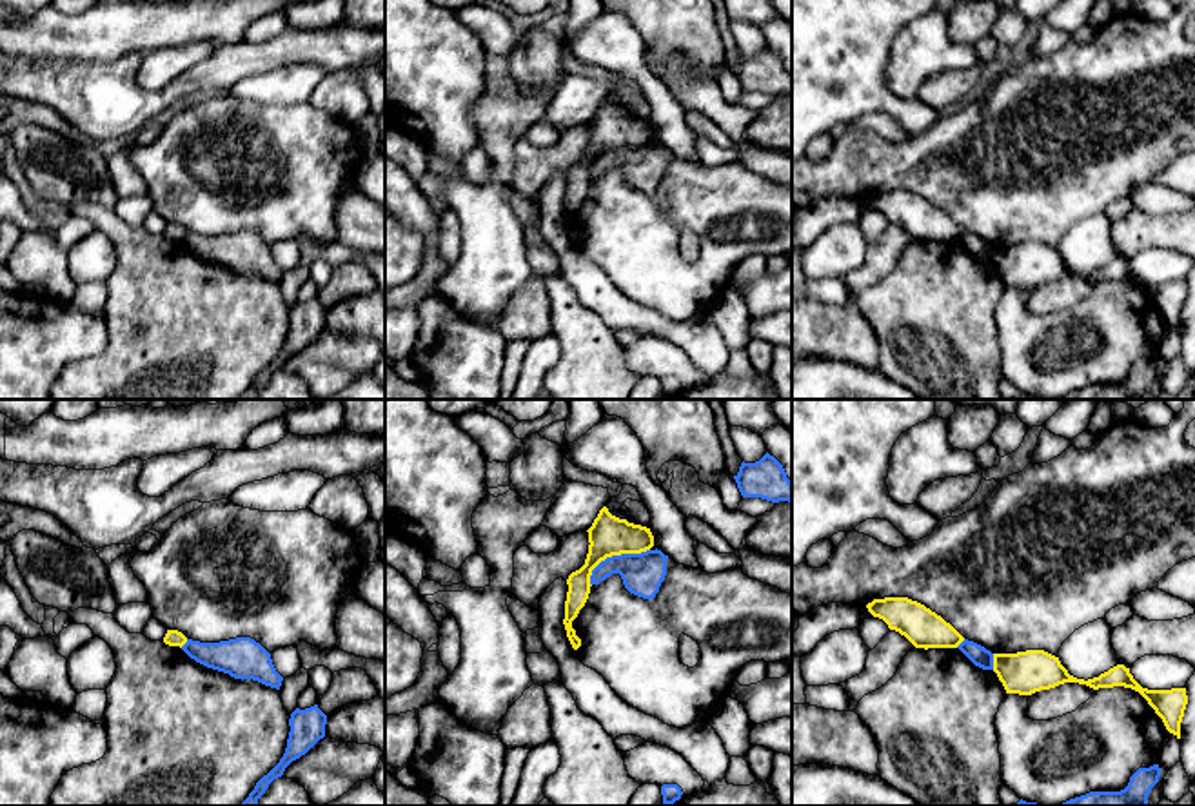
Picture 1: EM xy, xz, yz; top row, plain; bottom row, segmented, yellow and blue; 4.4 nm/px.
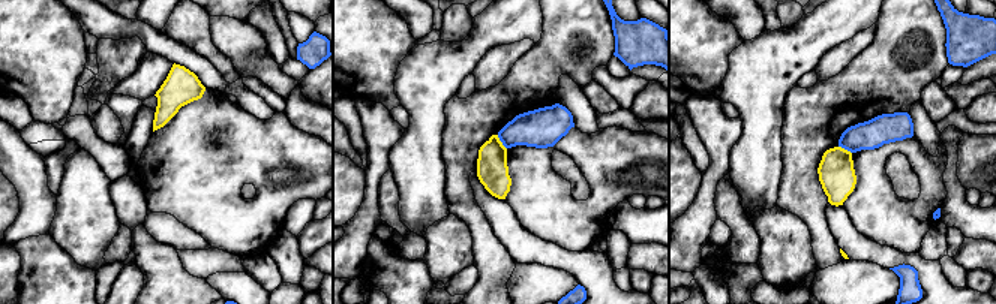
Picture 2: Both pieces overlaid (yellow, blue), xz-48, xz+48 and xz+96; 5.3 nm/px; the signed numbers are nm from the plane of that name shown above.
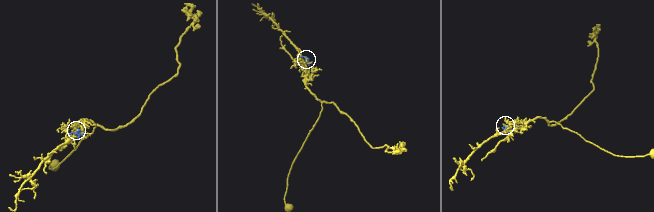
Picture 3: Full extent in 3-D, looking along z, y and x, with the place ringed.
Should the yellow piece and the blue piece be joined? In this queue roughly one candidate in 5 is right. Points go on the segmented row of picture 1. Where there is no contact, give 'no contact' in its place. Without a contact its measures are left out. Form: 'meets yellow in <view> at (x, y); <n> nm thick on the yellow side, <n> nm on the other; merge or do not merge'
meets yellow in xz at (614, 554); 180 nm thick on the yellow side, 180 nm on the other; do not merge

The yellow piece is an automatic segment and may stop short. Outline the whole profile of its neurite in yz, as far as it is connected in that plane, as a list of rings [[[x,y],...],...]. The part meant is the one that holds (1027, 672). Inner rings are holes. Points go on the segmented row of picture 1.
[[[1026,650],[1017,654],[993,654],[993,672],[1002,683],[1006,693],[1019,695],[1032,695],[1064,683],[1079,683],[1093,690],[1113,686],[1131,688],[1148,701],[1148,704],[1162,719],[1166,730],[1180,739],[1180,722],[1188,704],[1186,688],[1142,688],[1124,664],[1117,664],[1099,677],[1084,681],[1070,675],[1059,657],[1044,650]]]

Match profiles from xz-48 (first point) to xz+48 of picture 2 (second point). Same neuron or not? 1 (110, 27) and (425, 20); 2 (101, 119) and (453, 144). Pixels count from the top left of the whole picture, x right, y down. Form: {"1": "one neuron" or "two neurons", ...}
{"1": "one neuron", "2": "one neuron"}

